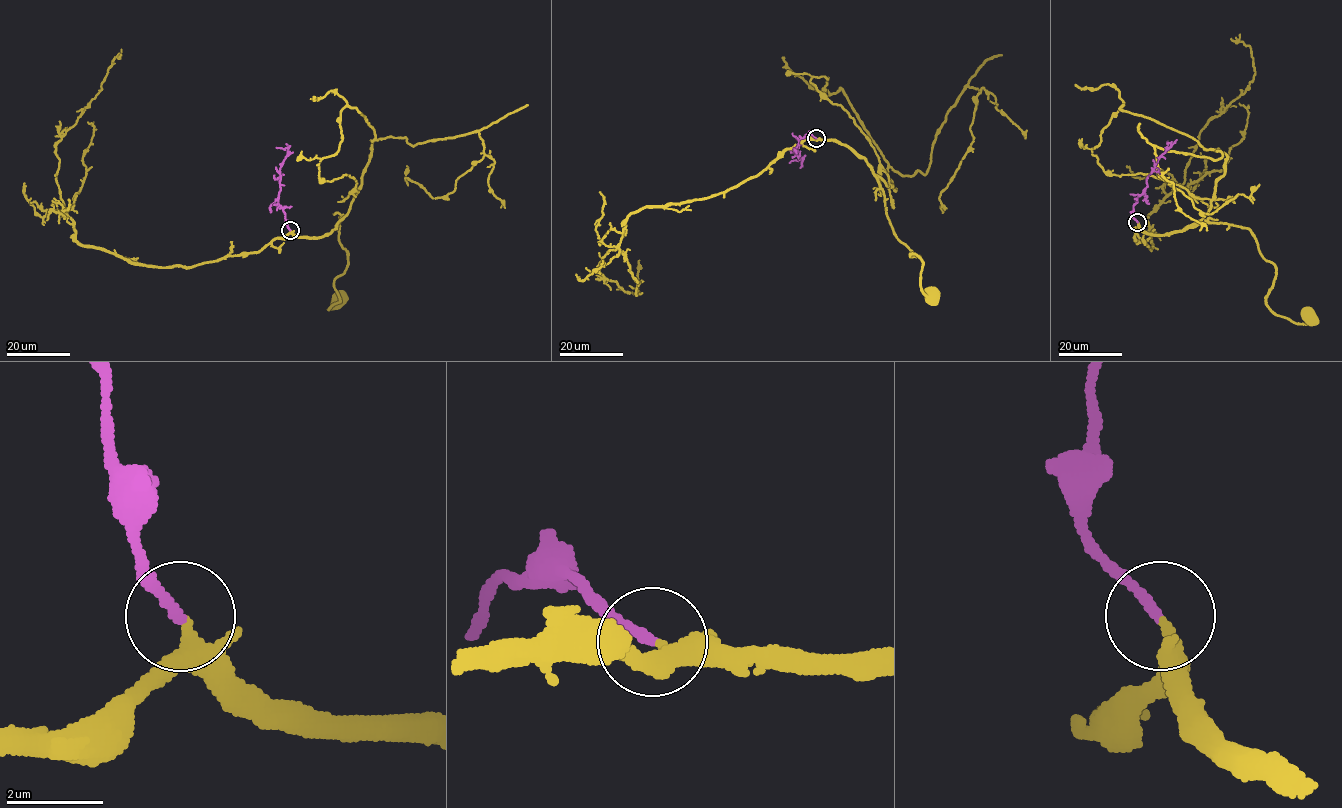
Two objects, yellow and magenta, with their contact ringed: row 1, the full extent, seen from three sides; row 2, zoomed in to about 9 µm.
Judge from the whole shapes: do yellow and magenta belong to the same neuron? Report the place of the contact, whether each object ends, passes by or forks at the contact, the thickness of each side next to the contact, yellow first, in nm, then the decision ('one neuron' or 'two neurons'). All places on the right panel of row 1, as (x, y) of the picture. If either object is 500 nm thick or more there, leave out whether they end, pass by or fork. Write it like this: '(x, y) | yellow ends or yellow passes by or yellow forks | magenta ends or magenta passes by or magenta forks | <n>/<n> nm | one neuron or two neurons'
(1137, 222) | yellow forks | magenta ends | 190/220 nm | one neuron

